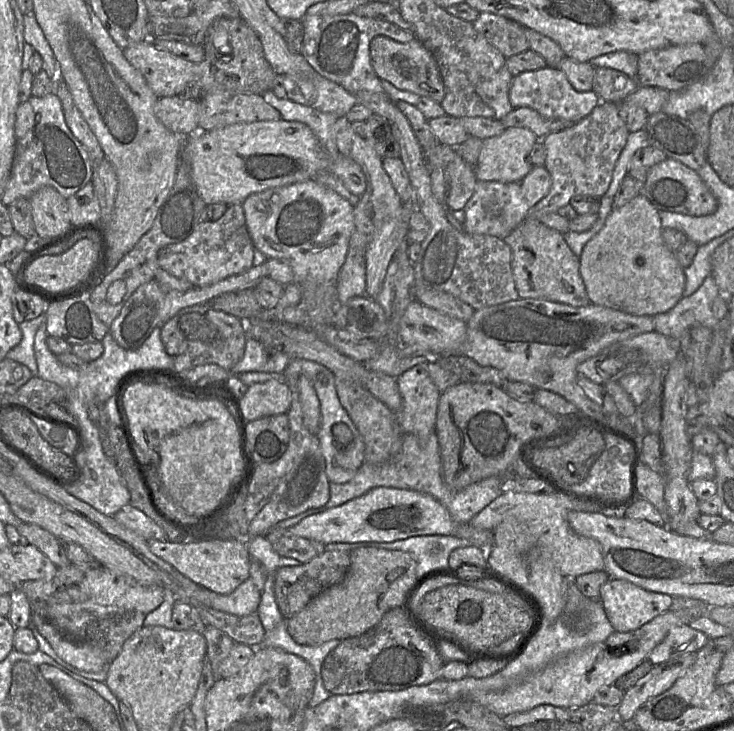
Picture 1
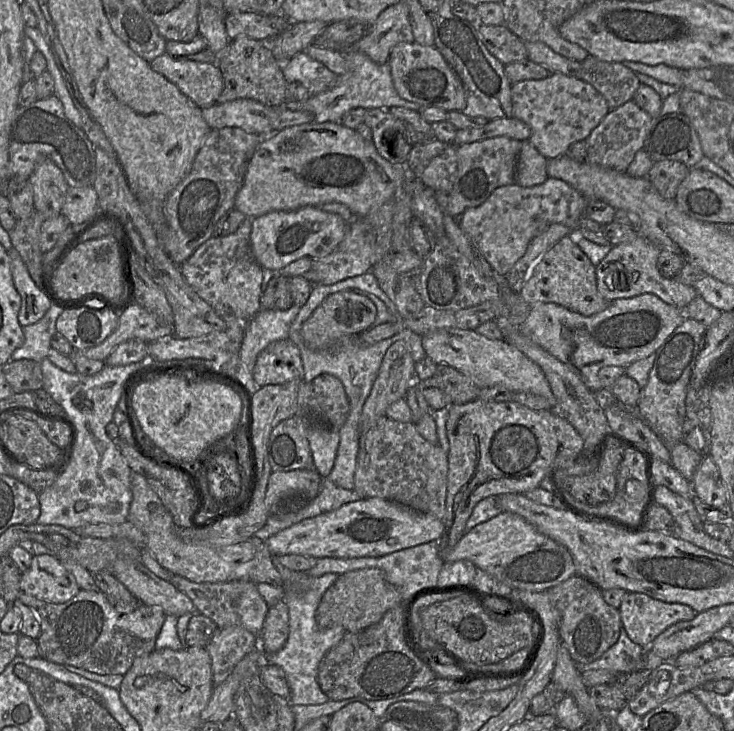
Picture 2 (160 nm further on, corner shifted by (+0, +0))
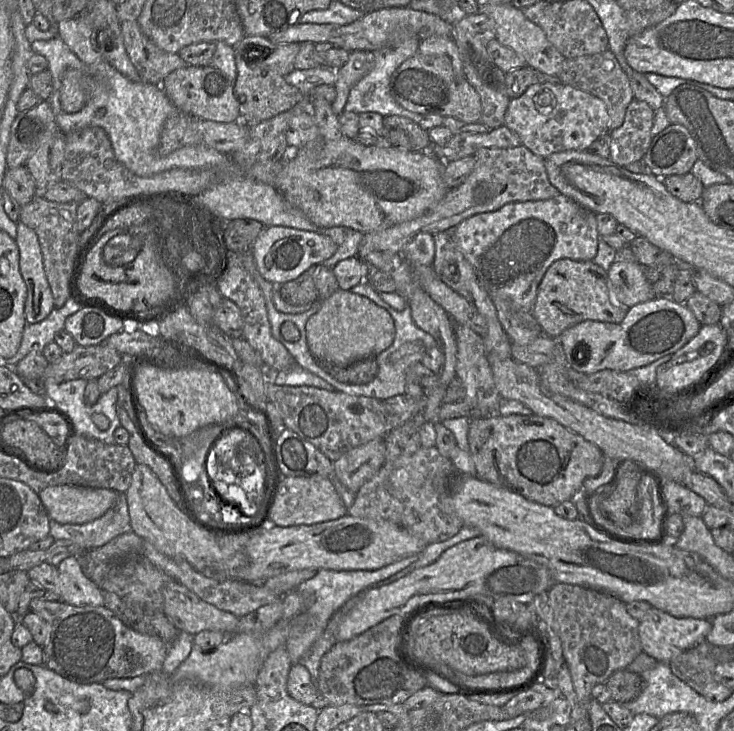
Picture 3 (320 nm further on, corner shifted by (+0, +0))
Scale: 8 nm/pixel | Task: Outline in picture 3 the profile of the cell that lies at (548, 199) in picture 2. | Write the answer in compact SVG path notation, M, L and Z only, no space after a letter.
M562 194L548 200L512 202L498 210L476 214L462 221L453 232L456 247L471 264L490 297L509 299L528 312L533 309L539 284L551 264L563 258L593 261L599 240L595 214Z

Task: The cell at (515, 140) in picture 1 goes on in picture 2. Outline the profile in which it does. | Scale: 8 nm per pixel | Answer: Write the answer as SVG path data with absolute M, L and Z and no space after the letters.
M528 140L521 142L517 157L515 183L522 187L542 184L548 178L545 158Z

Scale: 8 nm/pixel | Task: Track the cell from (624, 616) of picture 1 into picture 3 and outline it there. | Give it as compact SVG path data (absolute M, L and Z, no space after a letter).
M652 607L639 621L638 631L643 651L659 663L667 664L673 657L704 642L711 629L710 619L678 618Z

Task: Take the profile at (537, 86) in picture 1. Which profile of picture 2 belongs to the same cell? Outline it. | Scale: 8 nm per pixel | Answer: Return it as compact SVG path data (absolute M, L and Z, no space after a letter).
M551 73L544 79L532 79L511 85L512 116L531 129L528 141L548 160L563 156L568 148L584 141L610 111L604 96L587 82L562 73Z

